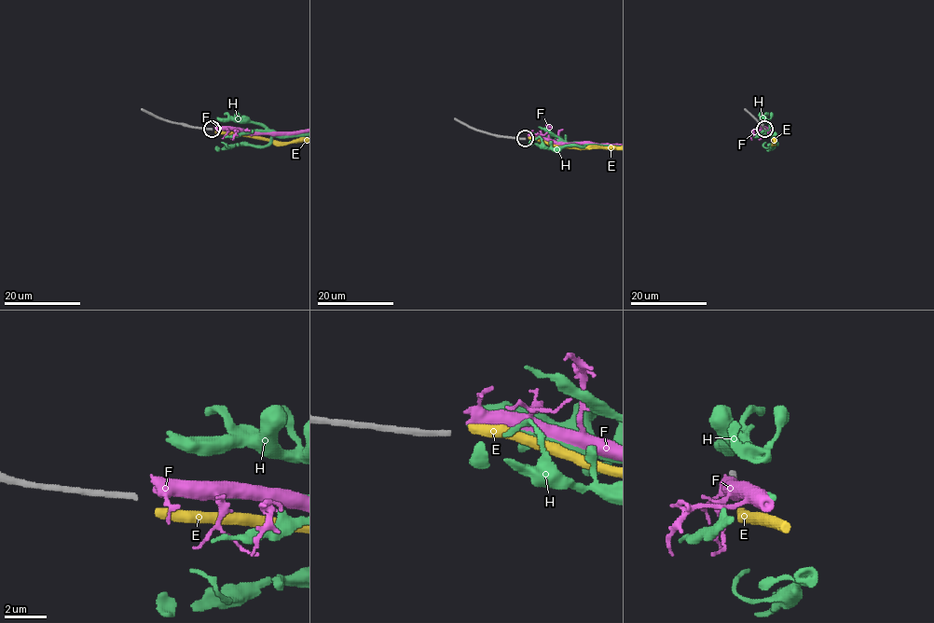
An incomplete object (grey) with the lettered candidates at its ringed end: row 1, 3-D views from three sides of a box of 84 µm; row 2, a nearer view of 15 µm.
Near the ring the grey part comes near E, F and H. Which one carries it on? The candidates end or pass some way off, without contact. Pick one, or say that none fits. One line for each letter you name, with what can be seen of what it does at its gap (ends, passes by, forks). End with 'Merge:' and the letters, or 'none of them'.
H: it ends
Merge: H

